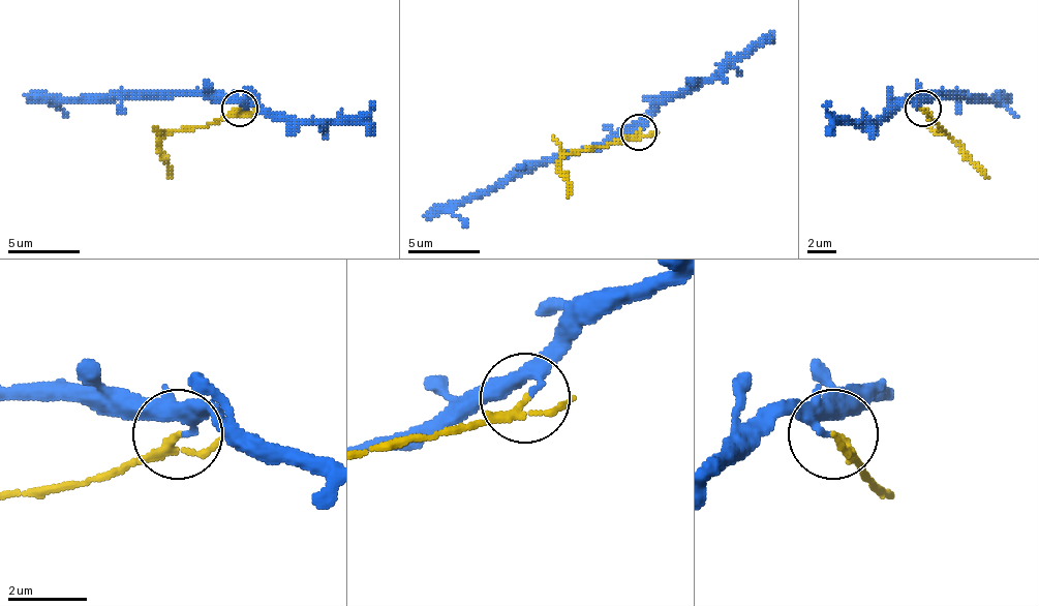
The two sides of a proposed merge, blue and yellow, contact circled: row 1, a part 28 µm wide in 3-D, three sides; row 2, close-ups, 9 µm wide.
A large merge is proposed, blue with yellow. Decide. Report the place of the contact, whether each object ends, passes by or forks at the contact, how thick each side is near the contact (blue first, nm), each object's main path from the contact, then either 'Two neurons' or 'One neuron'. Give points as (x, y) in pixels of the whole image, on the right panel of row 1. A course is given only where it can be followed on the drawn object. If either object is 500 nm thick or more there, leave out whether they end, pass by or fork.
Place: (923, 108). At the ring blue ends. At the ring yellow passes by. Thickness 200 nm (blue) against 150 nm. Course of blue: (923, 109), (917, 101), (935, 94), (978, 98), (1007, 94). Course of yellow: (923, 109), (988, 178). Two neurons

